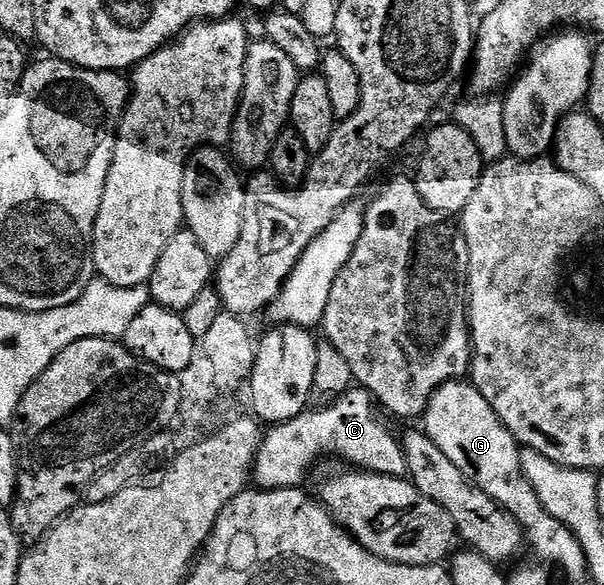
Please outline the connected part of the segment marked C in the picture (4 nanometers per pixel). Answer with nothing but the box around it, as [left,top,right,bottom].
[255,388,406,489]

